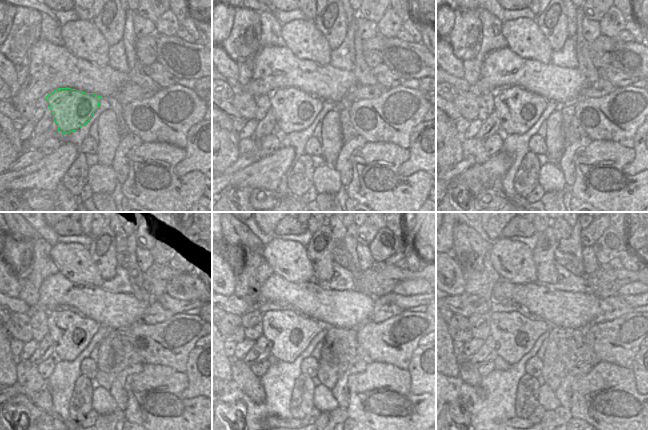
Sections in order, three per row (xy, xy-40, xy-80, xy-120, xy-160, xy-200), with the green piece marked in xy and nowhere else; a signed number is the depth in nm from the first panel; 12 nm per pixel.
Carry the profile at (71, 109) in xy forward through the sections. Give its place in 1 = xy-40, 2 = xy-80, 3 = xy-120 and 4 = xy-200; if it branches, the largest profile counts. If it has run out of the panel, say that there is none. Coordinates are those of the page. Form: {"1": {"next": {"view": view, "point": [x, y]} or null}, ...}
{"1": {"next": {"view": "xy-40", "point": [295, 110]}}, "2": {"next": {"view": "xy-80", "point": [518, 117]}}, "3": {"next": {"view": "xy-120", "point": [69, 342]}}, "4": {"next": {"view": "xy-200", "point": [514, 340]}}}

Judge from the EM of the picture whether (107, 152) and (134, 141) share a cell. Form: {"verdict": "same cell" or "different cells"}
{"verdict": "different cells"}

